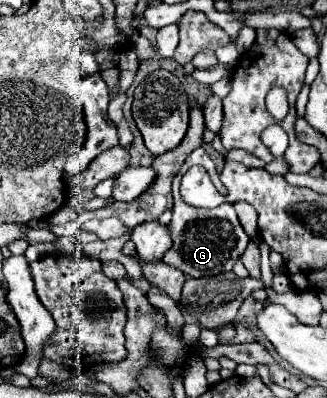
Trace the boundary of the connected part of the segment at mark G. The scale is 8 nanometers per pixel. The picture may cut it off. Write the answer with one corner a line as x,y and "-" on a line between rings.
205,148
193,150
191,156
185,160
185,164
181,166
179,174
173,180
173,200
175,200
175,204
173,204
173,220
169,222
171,236
173,236
173,246
165,252
163,262
167,262
169,266
175,266
179,270
183,270
183,274
187,274
191,278
201,278
201,276
215,276
215,274
221,274
221,272
231,272
233,264
245,252
245,248
249,244
249,236
241,228
241,224
237,220
237,214
235,214
235,208
231,204
221,204
221,206
217,206
213,210
199,210
199,208
193,208
193,206
189,206
189,204
185,204
181,200
181,196
179,196
181,176
191,166
195,166
195,164
199,164
199,166
203,166
203,168
209,170
211,182
215,184
215,188
219,192
227,192
225,186
219,180
215,164
207,156

